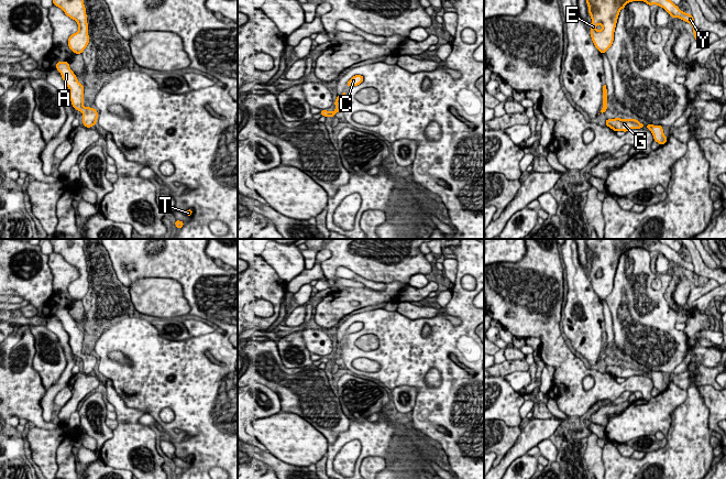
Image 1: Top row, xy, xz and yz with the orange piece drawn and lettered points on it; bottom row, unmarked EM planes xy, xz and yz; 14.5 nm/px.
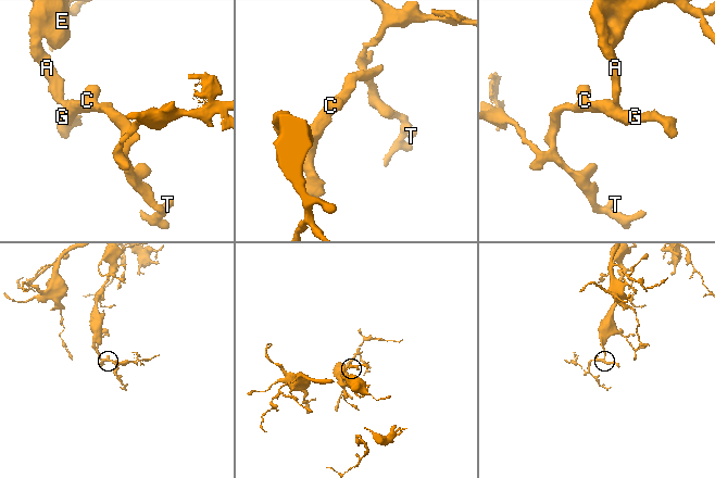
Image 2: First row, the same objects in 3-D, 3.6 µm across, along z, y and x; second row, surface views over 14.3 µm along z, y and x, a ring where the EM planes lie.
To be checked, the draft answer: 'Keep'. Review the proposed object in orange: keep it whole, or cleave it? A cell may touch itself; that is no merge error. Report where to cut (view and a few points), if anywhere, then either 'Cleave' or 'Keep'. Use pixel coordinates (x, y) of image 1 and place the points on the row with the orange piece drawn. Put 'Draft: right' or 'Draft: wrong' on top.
Draft: right
No split. Keep

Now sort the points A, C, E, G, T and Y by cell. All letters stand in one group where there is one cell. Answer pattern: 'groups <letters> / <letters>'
groups A C E G T Y

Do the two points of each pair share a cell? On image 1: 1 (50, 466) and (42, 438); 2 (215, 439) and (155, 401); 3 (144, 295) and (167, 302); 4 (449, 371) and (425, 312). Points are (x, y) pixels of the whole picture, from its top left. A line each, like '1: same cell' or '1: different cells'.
1: same cell
2: same cell
3: same cell
4: different cells

